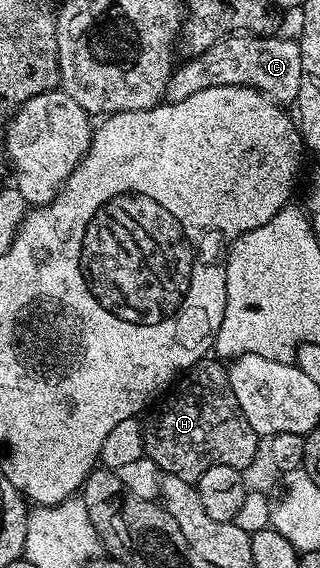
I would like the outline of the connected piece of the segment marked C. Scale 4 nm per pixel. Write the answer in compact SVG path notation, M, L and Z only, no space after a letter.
M229 34L218 40L206 52L191 55L173 69L168 89L167 101L186 100L194 92L211 86L252 86L261 94L268 95L273 102L281 104L295 103L302 88L302 52L295 37L258 36L257 34Z

